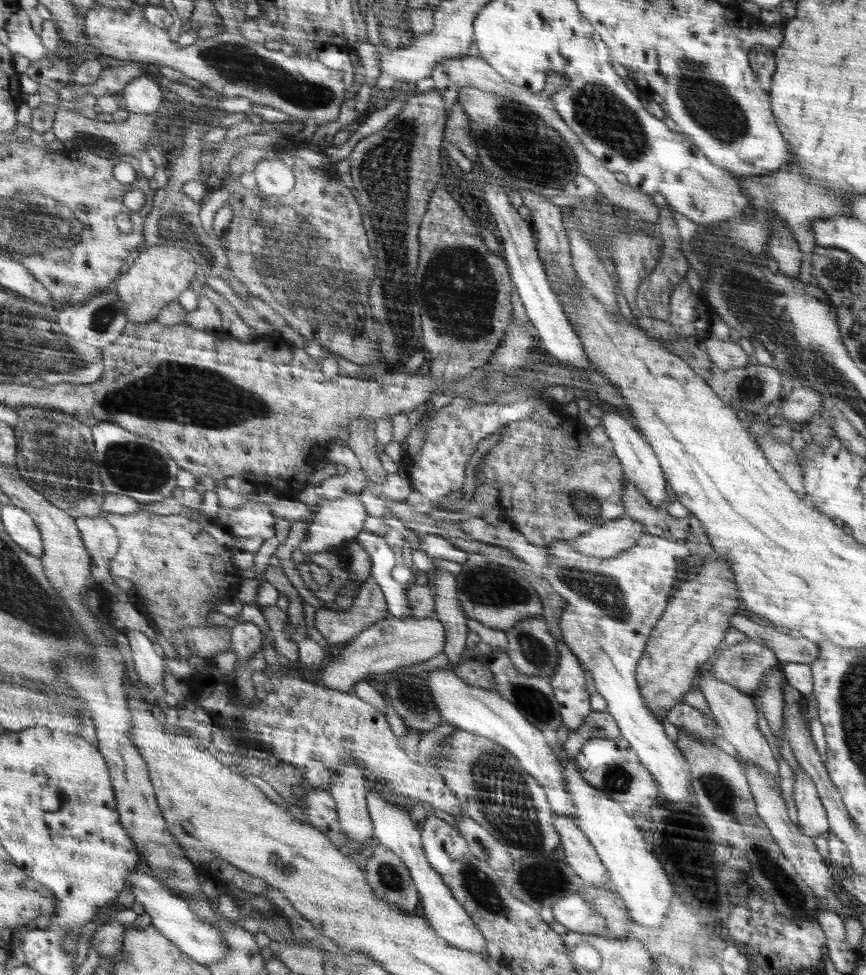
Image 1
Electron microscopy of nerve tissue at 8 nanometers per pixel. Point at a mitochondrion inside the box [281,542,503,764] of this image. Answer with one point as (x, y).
(410, 691)

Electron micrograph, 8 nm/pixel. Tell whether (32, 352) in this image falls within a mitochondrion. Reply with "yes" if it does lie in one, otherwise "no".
yes

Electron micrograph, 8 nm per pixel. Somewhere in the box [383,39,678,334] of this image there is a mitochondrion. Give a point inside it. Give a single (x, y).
(525, 151)

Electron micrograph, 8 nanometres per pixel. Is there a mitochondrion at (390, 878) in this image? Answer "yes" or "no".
yes

